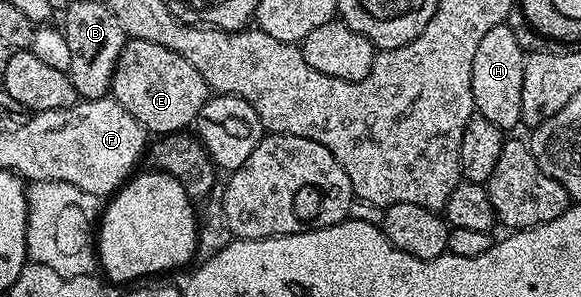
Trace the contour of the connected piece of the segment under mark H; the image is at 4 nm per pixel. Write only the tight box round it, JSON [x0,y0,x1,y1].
[472,23,527,131]

